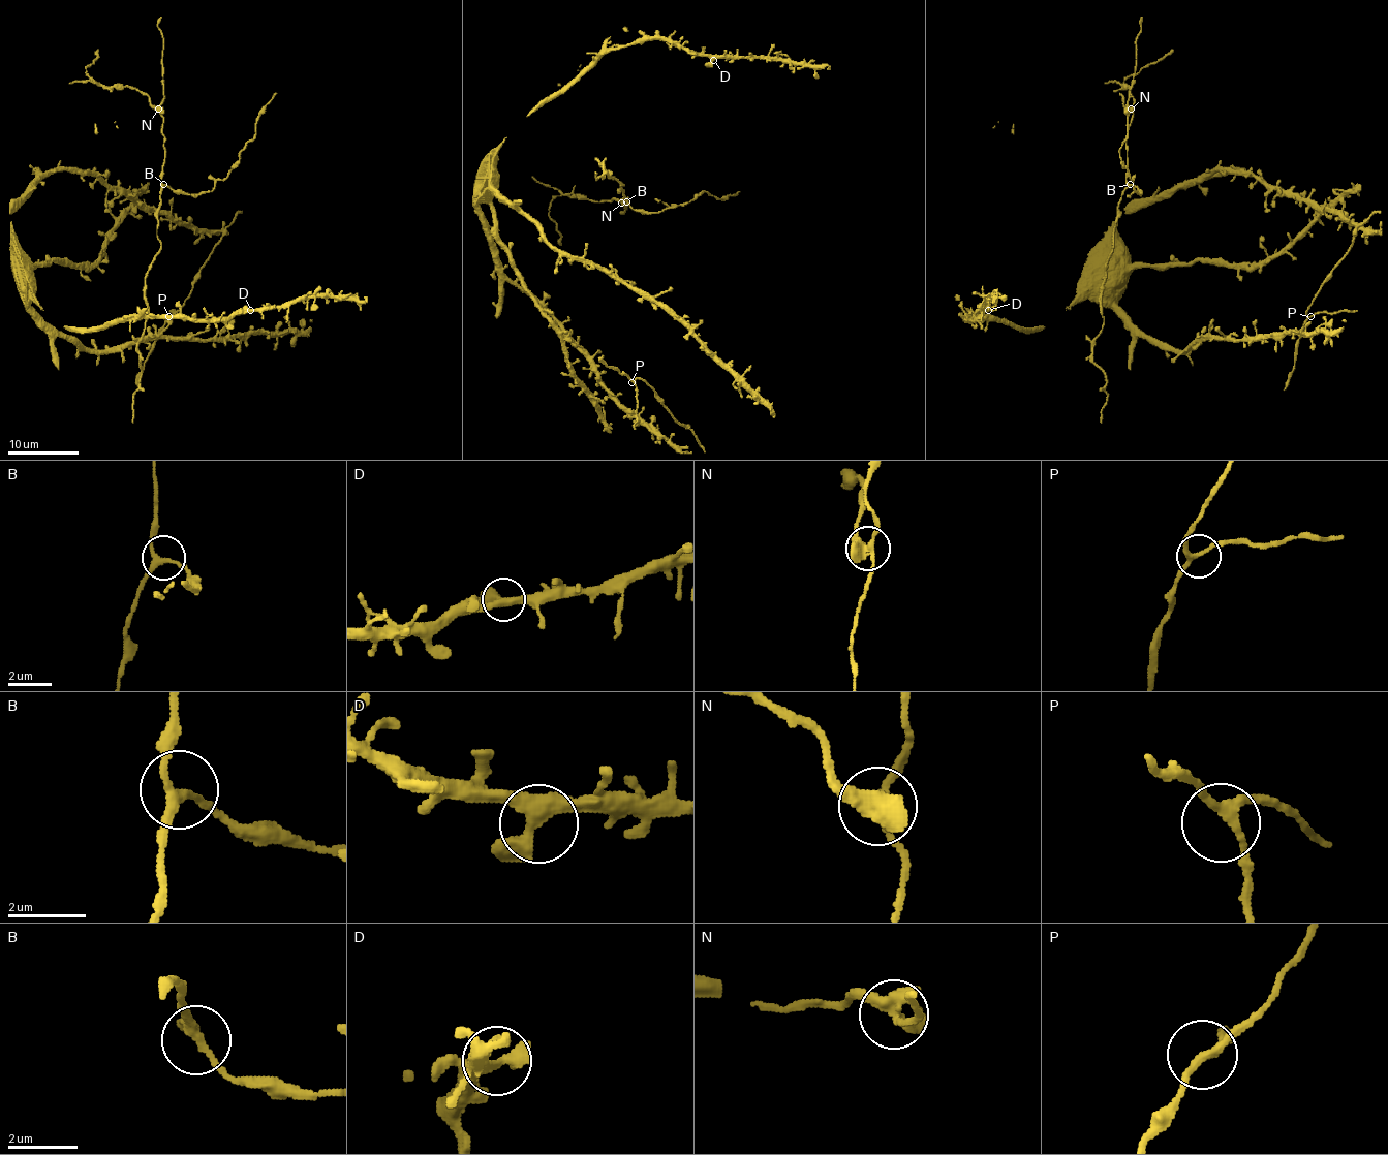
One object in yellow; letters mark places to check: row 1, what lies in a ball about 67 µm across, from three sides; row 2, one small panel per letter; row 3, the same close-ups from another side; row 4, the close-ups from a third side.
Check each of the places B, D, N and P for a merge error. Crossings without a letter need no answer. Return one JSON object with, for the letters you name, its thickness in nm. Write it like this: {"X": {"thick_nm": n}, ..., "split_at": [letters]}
{"N": {"thick_nm": 400}, "split_at": ["N"]}

